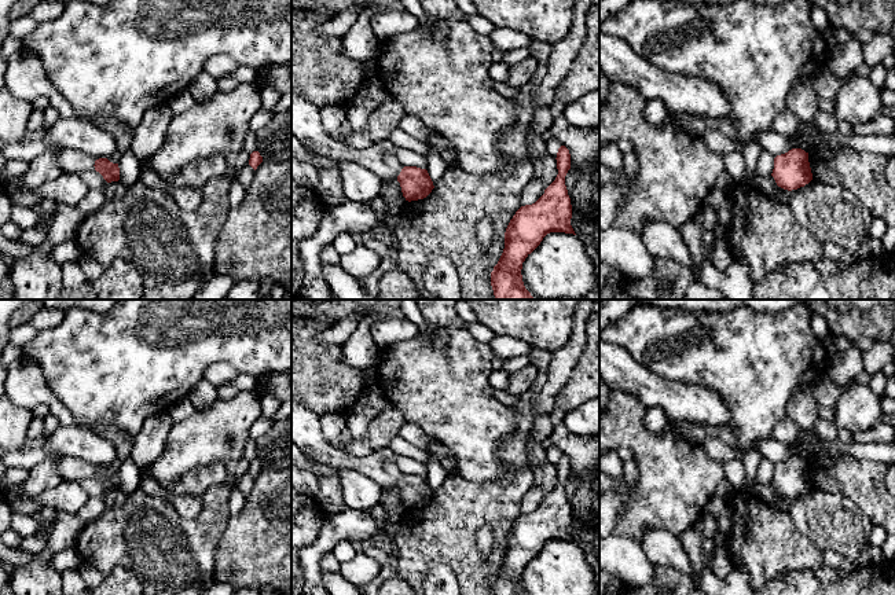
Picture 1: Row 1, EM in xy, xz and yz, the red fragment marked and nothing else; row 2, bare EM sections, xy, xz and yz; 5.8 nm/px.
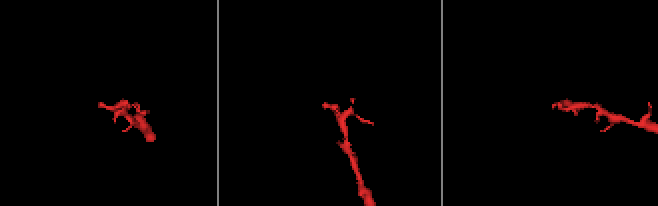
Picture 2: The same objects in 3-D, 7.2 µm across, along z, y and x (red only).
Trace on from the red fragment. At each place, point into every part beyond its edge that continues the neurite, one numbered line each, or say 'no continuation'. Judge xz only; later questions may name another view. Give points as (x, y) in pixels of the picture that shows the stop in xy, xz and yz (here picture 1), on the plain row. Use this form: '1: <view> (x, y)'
1: xz (381, 466)

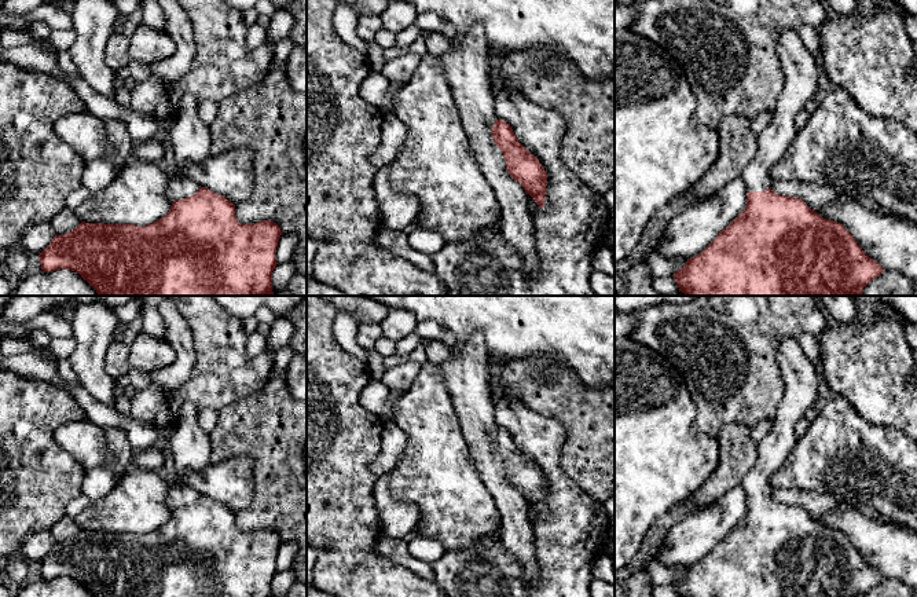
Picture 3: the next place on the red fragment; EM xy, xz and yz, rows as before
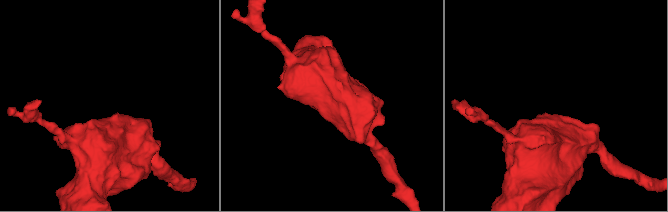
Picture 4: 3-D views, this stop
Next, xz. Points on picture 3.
no continuation

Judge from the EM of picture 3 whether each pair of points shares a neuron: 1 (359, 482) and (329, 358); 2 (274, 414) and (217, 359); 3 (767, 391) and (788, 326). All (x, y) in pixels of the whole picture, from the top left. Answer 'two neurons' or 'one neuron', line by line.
1: one neuron
2: two neurons
3: one neuron

